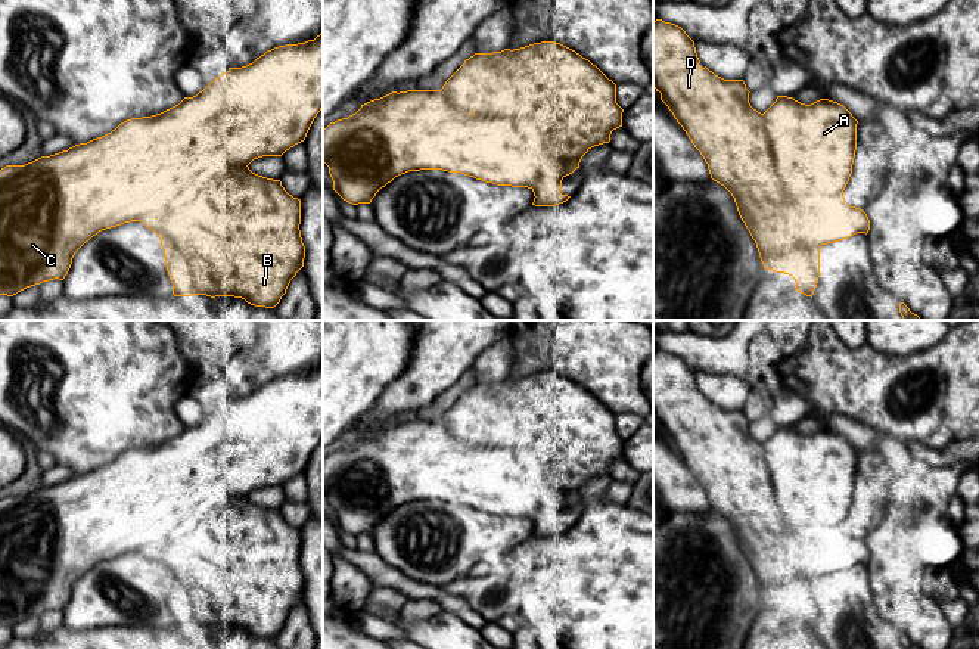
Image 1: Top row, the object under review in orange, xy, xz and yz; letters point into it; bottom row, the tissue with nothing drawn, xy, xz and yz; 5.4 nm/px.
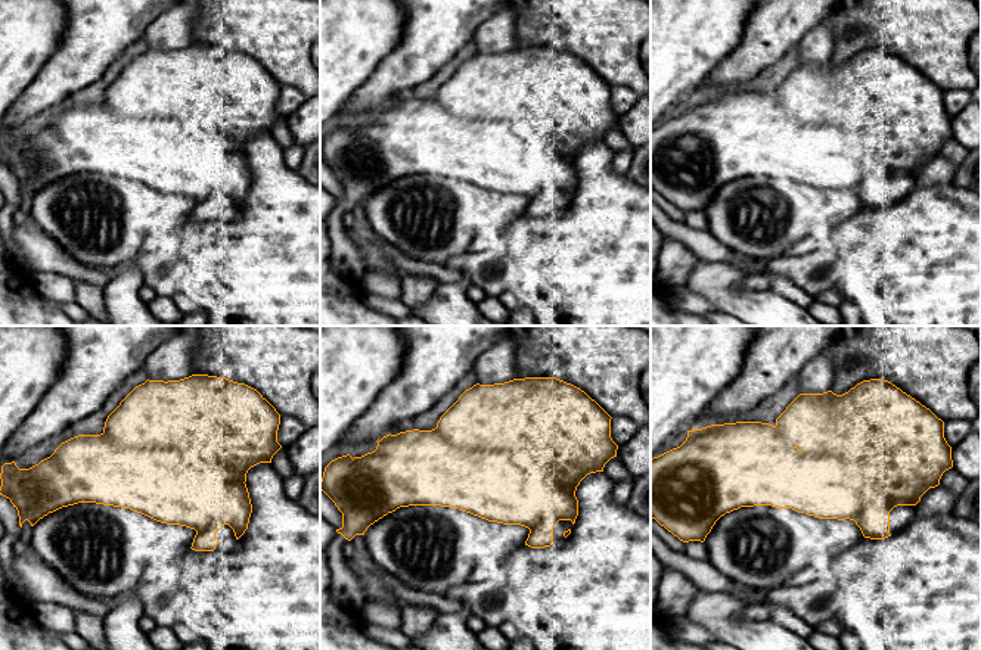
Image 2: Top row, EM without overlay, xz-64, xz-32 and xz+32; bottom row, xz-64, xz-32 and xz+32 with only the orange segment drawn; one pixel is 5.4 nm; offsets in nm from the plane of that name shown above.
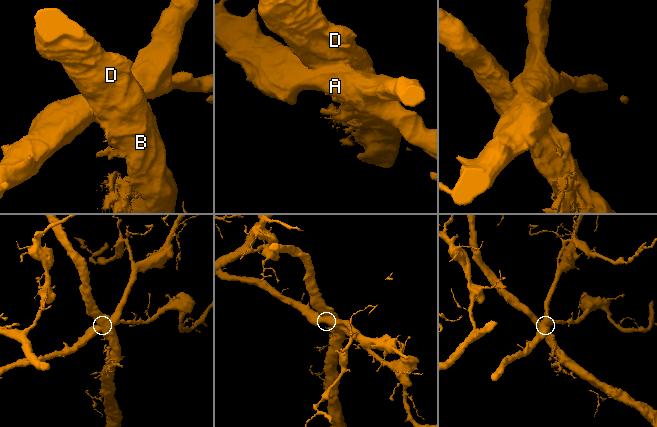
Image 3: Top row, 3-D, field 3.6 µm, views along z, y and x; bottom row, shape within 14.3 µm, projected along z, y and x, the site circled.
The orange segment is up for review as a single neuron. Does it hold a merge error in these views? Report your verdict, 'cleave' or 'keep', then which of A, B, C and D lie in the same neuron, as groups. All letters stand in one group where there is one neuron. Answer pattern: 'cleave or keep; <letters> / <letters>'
cleave; A C / B D

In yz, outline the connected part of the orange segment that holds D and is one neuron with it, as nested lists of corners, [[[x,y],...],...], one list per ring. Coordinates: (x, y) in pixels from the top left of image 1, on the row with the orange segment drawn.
[[[653,22],[653,87],[700,152],[711,178],[734,198],[739,215],[756,243],[765,270],[795,279],[795,289],[814,295],[820,277],[820,248],[868,233],[867,214],[851,206],[843,193],[792,196],[778,173],[762,114],[749,103],[743,80],[724,80],[699,66],[694,41],[671,22]]]

